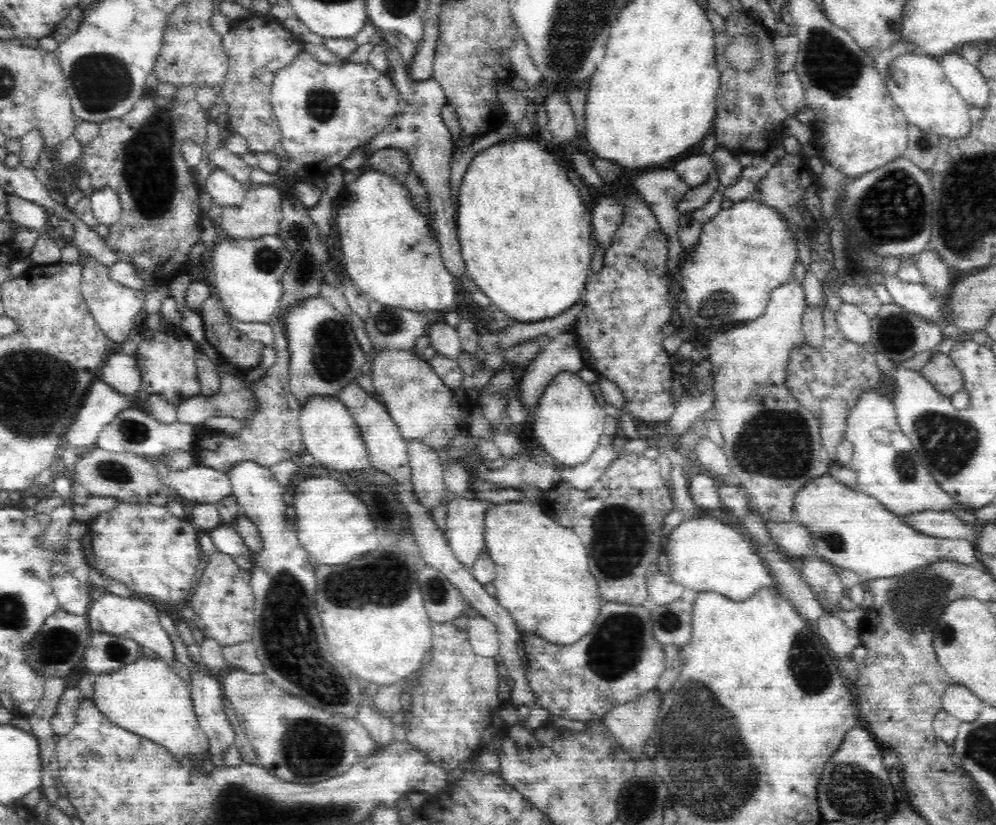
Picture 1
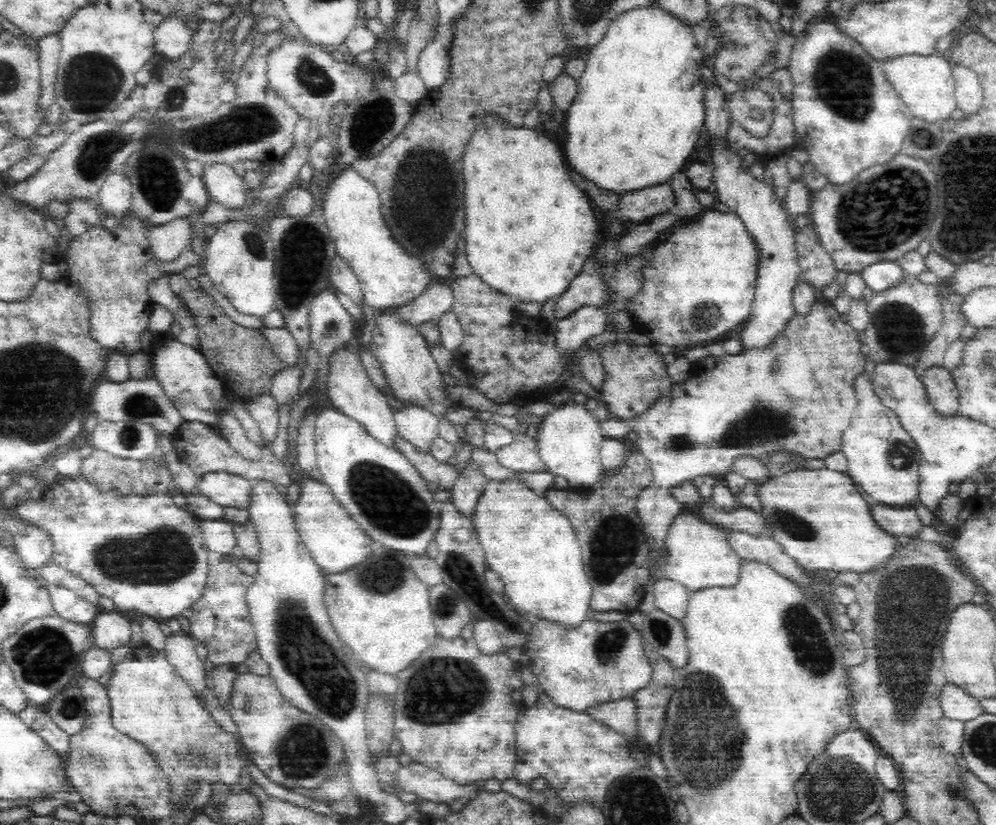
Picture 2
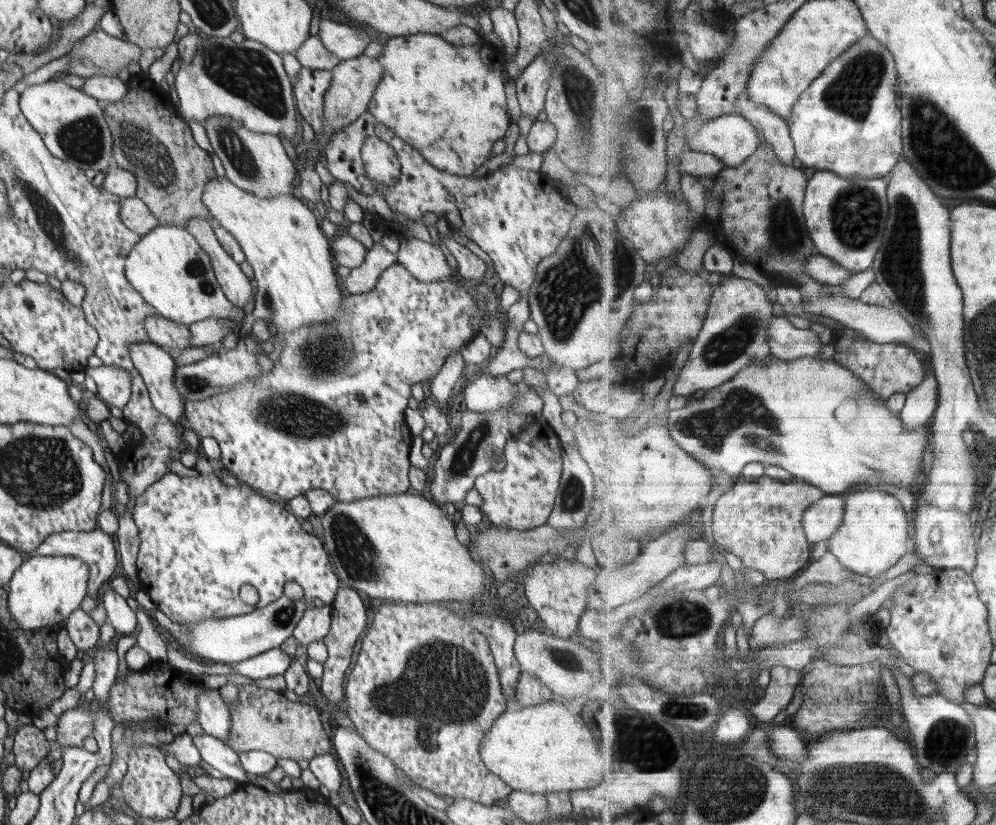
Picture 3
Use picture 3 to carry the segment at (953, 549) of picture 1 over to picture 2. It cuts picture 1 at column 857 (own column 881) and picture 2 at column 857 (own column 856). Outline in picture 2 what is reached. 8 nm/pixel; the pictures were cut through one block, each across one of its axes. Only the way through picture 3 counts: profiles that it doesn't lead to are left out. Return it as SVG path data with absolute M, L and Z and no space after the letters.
M820 468L820 470L796 470L774 474L764 479L753 480L754 496L758 498L758 510L752 510L763 521L760 535L778 543L784 554L808 573L817 570L835 572L851 568L856 572L868 570L882 562L892 552L899 539L879 530L868 517L866 500L858 491L854 481L845 472Z

